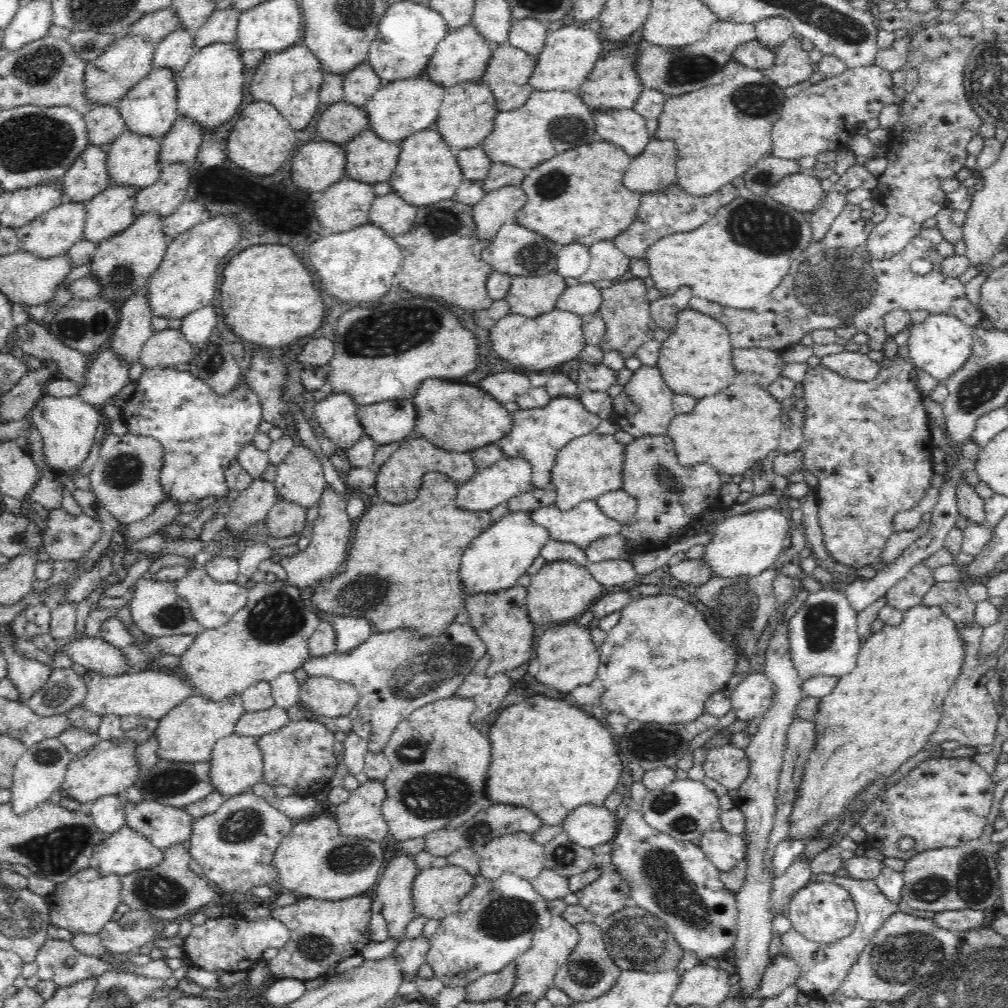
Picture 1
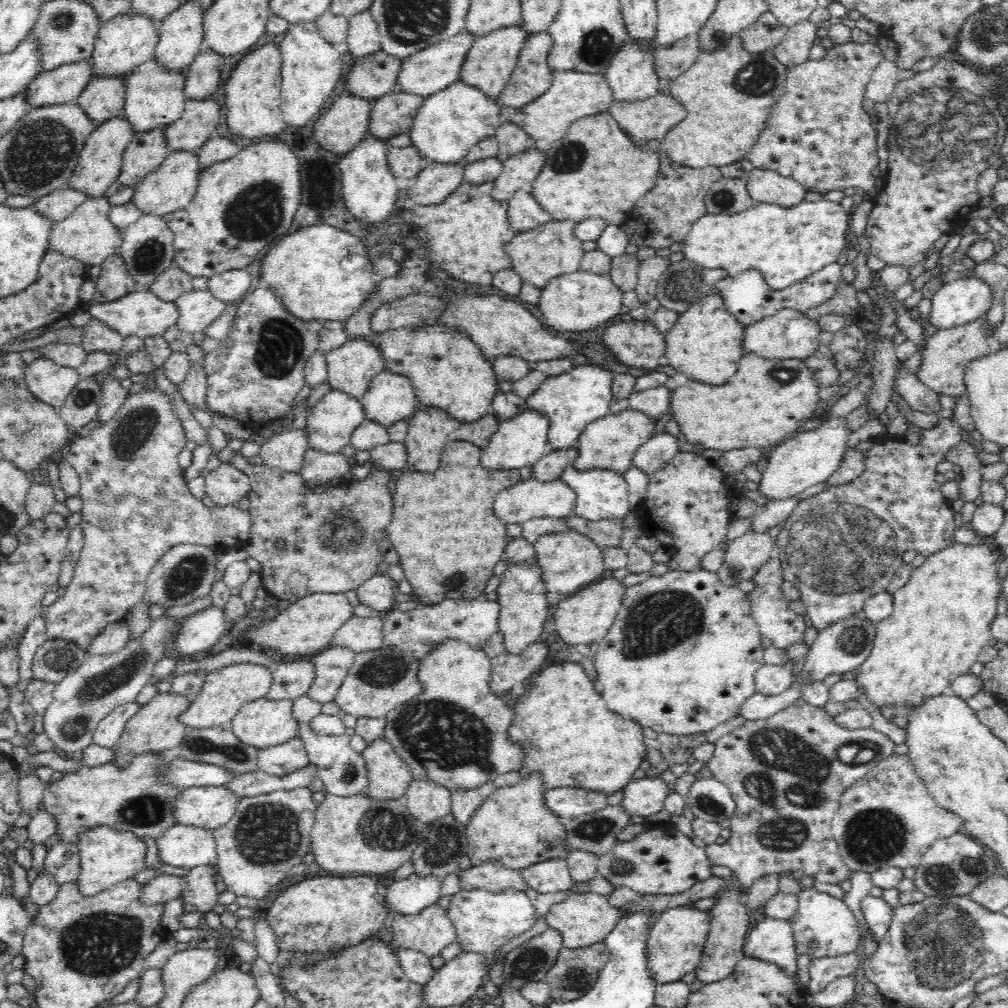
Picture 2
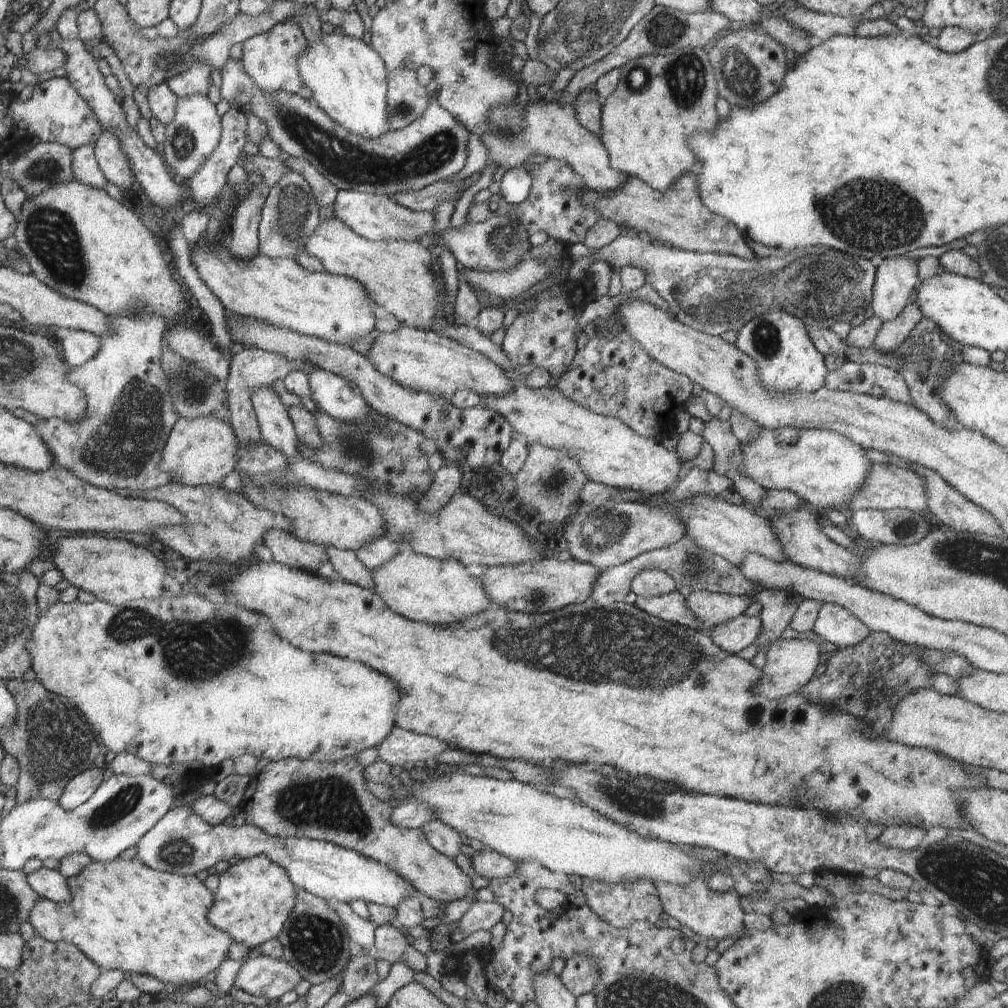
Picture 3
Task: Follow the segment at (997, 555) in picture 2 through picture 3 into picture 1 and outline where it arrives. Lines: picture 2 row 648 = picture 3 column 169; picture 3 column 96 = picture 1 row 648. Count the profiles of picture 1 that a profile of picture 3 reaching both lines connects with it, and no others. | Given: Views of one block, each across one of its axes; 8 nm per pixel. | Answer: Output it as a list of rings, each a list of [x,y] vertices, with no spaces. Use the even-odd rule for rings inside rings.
[[[920,604],[916,607],[909,608],[902,613],[902,622],[898,626],[884,625],[881,630],[876,631],[871,637],[865,640],[858,653],[858,662],[856,668],[852,672],[846,673],[839,678],[834,691],[828,696],[820,699],[818,715],[815,722],[817,742],[813,750],[808,752],[808,762],[805,764],[801,785],[797,788],[799,796],[795,800],[793,806],[793,814],[791,817],[790,838],[800,839],[807,843],[811,839],[815,839],[821,831],[821,828],[830,821],[842,818],[842,814],[848,810],[848,805],[862,792],[867,789],[870,781],[874,779],[886,779],[895,770],[898,770],[902,764],[908,762],[910,758],[915,756],[920,750],[925,749],[929,742],[930,735],[938,729],[945,706],[945,700],[954,687],[956,681],[961,676],[962,666],[964,664],[964,642],[962,642],[960,633],[954,624],[954,620],[943,612],[938,604]]]

